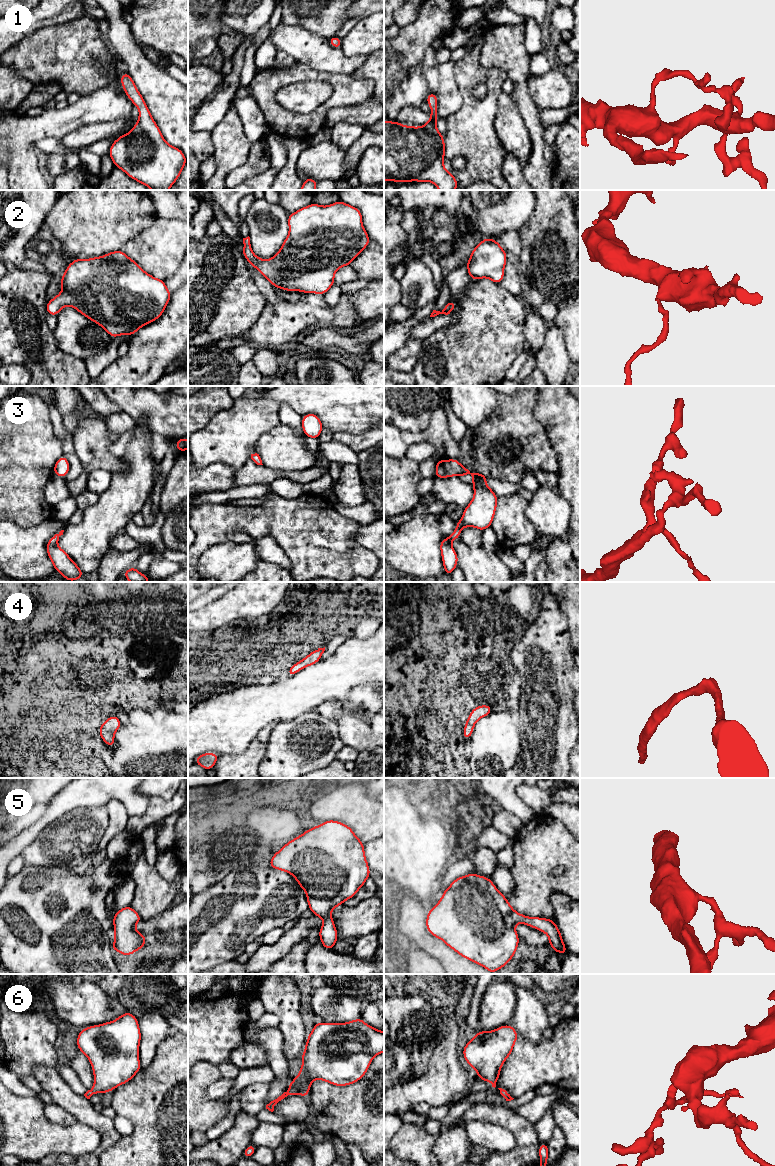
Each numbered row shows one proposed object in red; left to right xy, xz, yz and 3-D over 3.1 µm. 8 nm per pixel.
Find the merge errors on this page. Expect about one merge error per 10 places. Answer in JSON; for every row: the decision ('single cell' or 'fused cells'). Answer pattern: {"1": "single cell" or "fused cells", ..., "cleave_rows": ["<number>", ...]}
{"1": "single cell", "2": "single cell", "3": "single cell", "4": "single cell", "5": "single cell", "6": "single cell", "cleave_rows": []}

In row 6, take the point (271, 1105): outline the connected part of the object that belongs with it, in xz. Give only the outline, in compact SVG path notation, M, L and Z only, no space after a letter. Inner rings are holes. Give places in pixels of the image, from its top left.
M362 1018L347 1023L322 1023L314 1025L308 1035L301 1060L299 1075L291 1080L290 1086L277 1099L266 1105L266 1109L273 1112L275 1105L288 1095L301 1095L308 1097L313 1080L323 1080L332 1085L343 1087L356 1083L367 1072L373 1058L384 1052L384 1031L366 1024Z

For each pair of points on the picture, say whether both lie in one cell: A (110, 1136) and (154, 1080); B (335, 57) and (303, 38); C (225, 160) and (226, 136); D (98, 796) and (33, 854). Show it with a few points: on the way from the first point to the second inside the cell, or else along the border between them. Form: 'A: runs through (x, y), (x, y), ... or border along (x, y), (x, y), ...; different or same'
A: border along (122, 1137), (102, 1151); different
B: runs through (327, 57), (323, 57), (311, 45); same
C: runs through (226, 154), (226, 142); same
D: border along (64, 814), (44, 828); different

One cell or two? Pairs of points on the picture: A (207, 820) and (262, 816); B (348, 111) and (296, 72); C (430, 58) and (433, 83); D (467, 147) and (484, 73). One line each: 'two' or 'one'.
A: one
B: two
C: one
D: one

